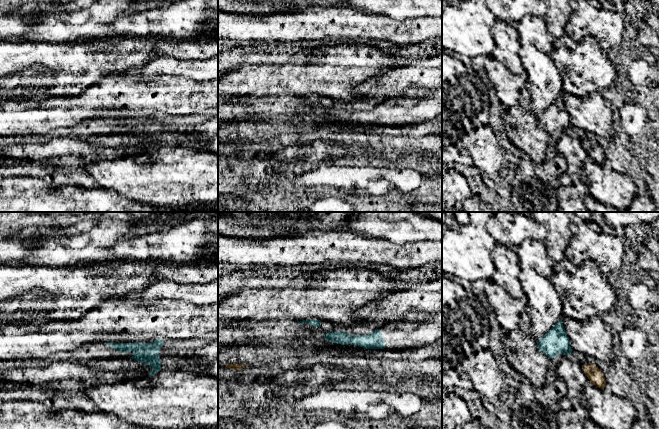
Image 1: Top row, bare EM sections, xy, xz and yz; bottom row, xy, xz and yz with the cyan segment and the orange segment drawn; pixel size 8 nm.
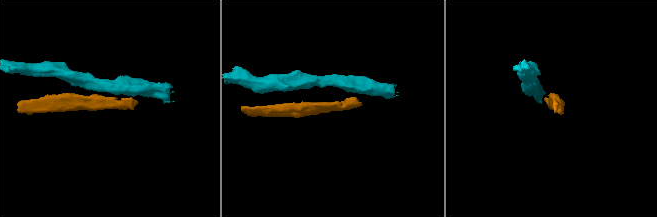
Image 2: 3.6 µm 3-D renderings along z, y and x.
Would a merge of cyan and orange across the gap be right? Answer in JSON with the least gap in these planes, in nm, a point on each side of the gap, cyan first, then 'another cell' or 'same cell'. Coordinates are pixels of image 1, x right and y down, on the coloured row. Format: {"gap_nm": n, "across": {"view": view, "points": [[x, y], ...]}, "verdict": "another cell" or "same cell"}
{"gap_nm": 130, "across": {"view": "yz", "points": [[570, 354], [582, 365]]}, "verdict": "another cell"}

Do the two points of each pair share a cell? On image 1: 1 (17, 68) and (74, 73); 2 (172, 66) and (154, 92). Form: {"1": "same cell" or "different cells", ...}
{"1": "same cell", "2": "different cells"}

